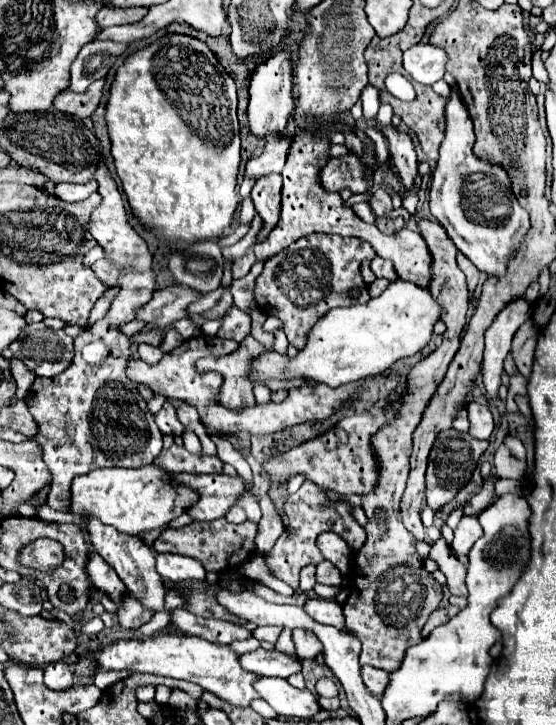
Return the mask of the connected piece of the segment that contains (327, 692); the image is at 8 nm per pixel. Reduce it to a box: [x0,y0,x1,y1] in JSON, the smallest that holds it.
[317,678,337,696]

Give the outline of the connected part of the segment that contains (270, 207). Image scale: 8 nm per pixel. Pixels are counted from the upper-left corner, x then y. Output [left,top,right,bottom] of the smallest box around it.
[251,173,282,242]

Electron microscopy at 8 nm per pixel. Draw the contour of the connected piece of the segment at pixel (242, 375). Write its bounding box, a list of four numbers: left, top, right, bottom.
[197,336,269,408]

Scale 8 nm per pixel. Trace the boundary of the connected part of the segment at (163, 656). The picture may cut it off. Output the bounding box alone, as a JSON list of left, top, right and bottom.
[95,632,261,708]

